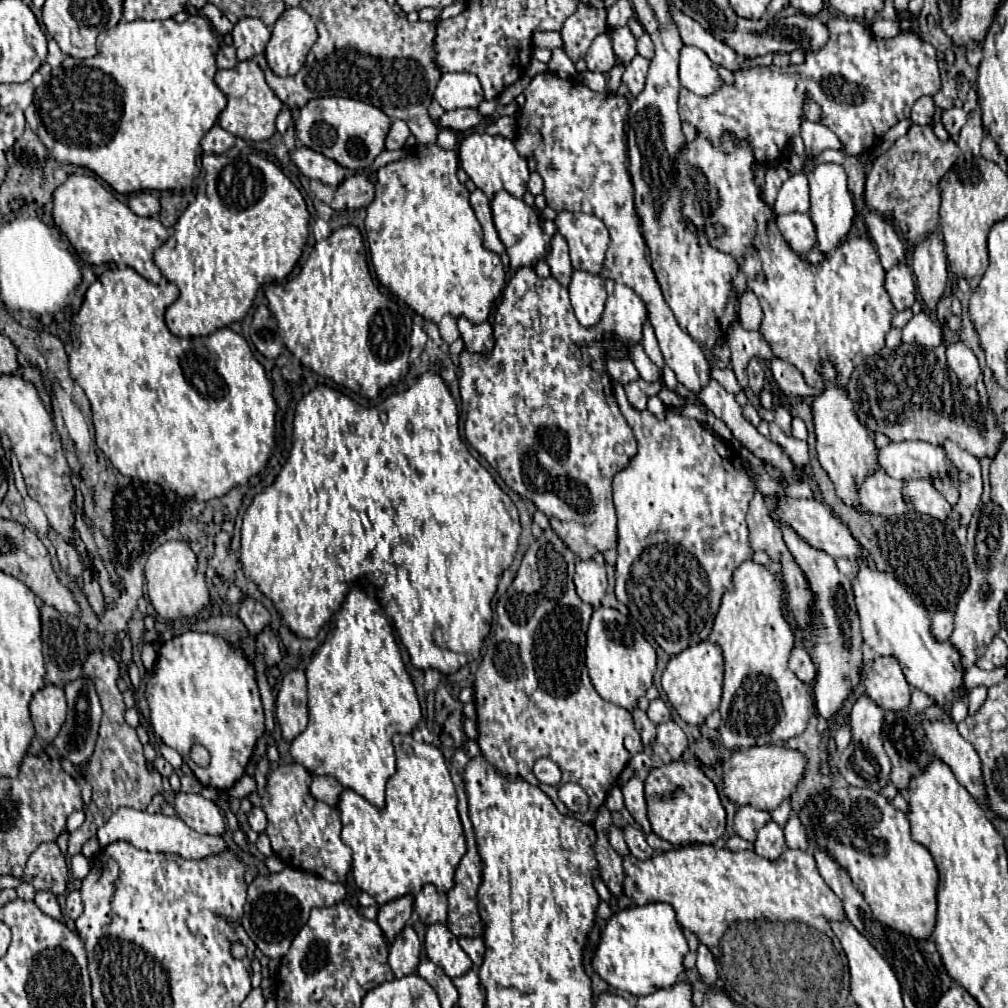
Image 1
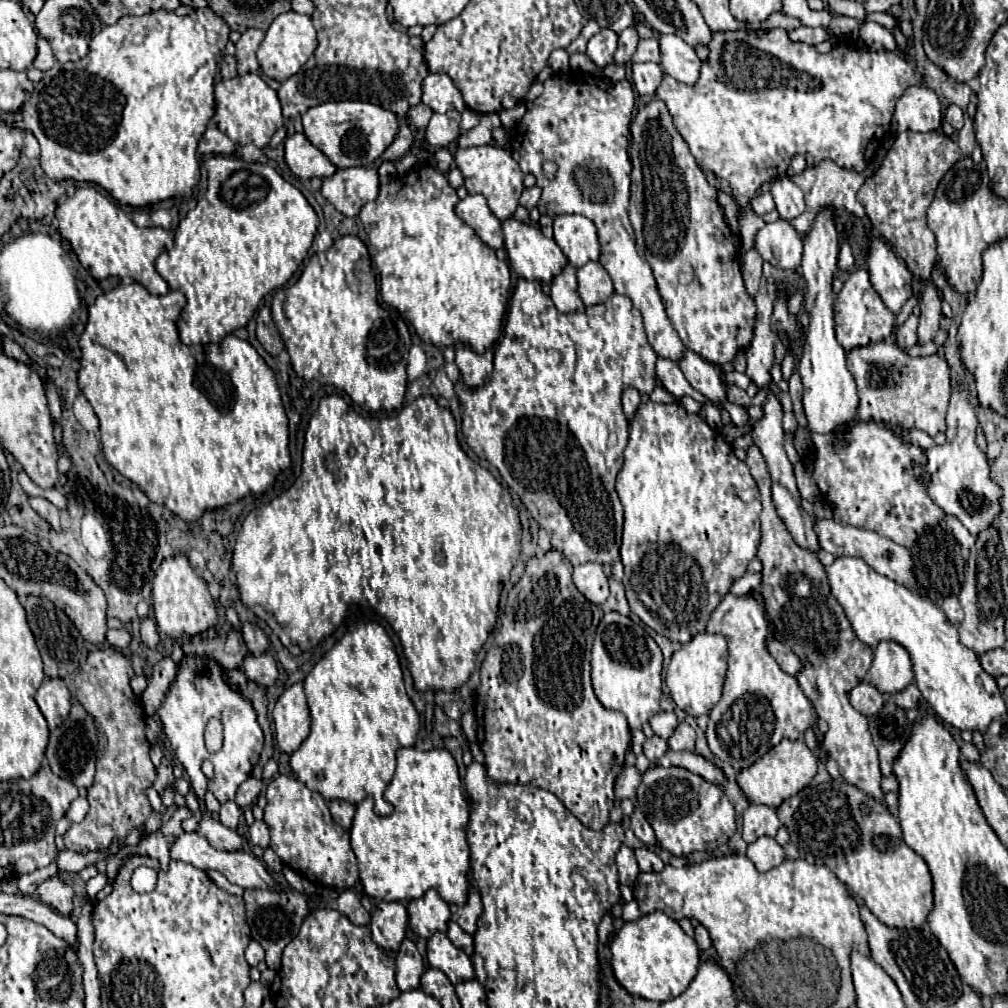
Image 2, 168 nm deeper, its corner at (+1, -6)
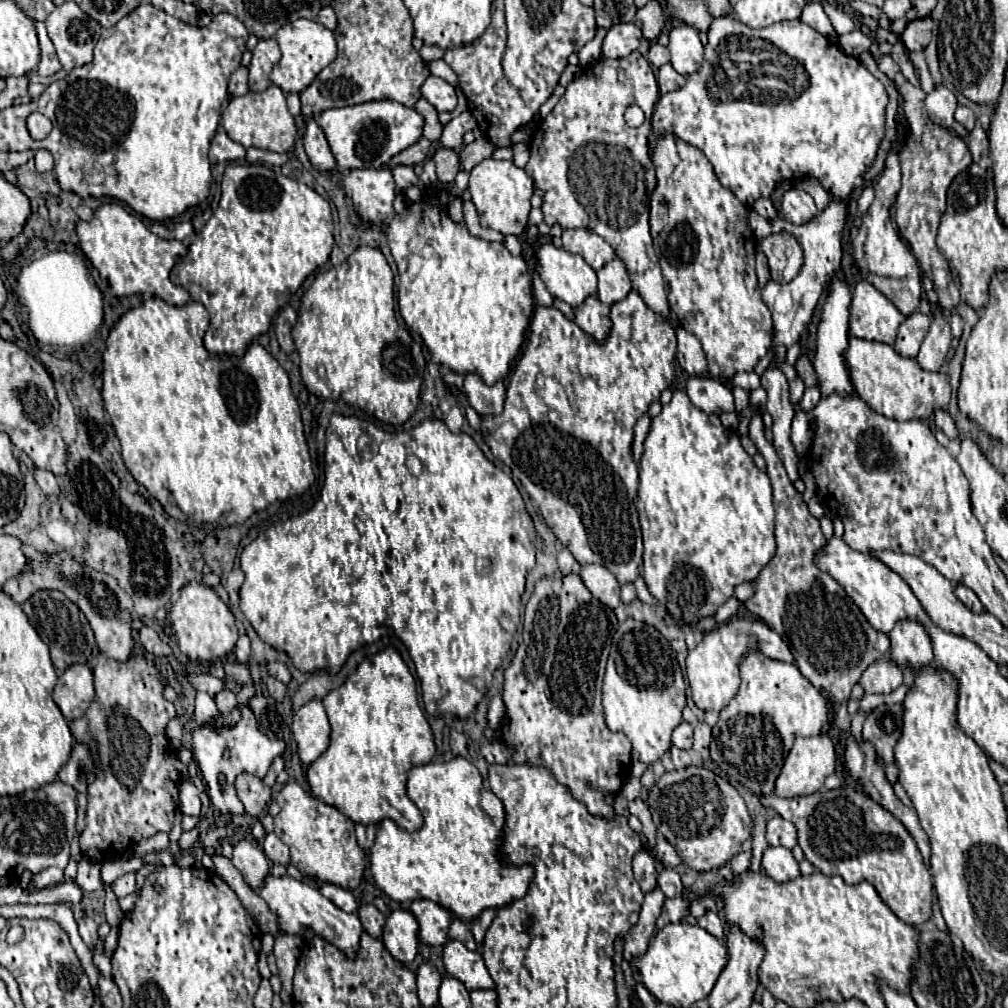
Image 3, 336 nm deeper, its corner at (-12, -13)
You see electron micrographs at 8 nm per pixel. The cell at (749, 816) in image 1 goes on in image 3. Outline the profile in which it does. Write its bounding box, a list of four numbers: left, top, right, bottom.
[766,815,796,849]

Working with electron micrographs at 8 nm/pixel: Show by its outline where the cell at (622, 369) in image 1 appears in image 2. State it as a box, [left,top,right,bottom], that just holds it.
[623,388,641,420]

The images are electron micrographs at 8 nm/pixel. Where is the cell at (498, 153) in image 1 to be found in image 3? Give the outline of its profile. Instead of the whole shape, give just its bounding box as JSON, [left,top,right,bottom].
[468,159,534,237]

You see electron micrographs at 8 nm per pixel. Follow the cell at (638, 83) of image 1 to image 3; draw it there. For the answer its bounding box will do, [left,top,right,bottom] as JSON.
[656,63,686,95]

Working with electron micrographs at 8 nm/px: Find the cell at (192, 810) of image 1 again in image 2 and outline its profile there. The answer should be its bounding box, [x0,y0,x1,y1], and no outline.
[197,814,243,850]

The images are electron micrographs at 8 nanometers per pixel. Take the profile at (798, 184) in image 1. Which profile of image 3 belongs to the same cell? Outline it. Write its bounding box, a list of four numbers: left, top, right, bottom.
[782,189,818,225]

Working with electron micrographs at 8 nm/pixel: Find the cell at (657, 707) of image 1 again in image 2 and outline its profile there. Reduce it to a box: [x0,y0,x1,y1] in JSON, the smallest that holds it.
[649,712,679,738]

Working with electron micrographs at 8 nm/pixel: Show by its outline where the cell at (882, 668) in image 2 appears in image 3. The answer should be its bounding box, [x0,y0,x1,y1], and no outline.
[888,619,934,669]

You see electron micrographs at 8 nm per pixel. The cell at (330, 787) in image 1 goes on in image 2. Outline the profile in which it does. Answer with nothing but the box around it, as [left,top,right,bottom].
[329,800,355,830]

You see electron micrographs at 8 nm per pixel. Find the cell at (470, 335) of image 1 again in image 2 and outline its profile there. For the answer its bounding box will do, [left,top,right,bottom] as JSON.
[455,342,493,386]

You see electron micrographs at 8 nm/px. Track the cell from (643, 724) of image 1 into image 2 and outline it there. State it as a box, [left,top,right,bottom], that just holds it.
[643,736,667,764]

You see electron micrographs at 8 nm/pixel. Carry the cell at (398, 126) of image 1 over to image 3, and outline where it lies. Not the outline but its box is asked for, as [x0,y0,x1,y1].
[388,137,430,167]

